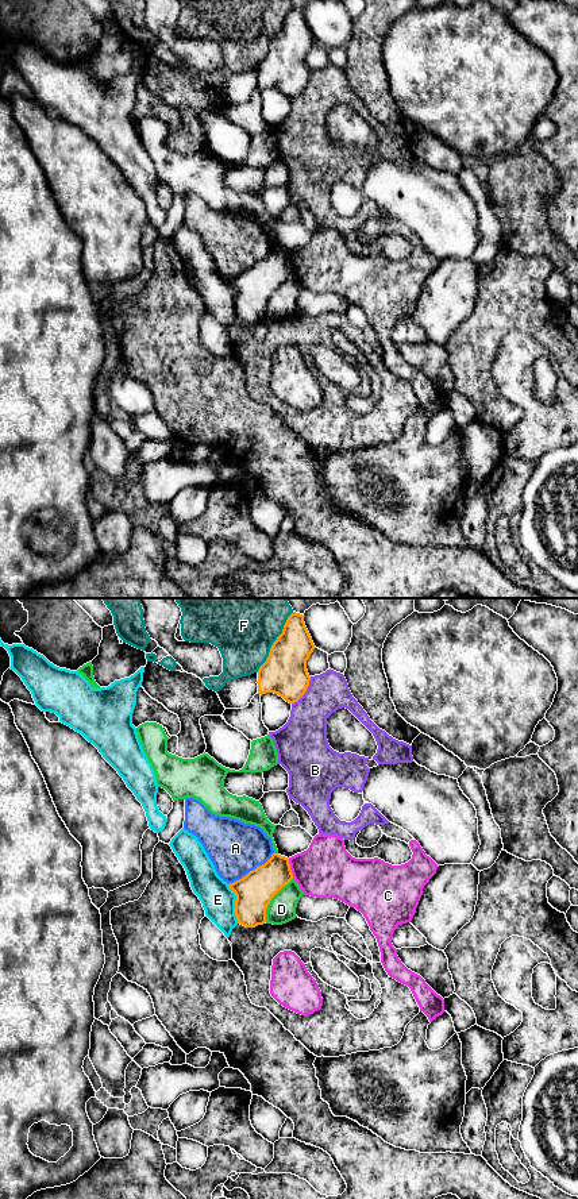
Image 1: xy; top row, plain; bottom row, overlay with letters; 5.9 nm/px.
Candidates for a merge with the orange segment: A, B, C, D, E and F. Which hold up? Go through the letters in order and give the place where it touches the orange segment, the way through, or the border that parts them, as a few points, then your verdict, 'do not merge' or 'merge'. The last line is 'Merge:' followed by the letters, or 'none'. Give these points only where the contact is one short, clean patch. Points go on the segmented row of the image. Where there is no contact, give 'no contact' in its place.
A: xy (253, 870) | do not merge
B: xy (305, 690) | do not merge
C: xy (289, 868) | along xy (288, 859), (293, 876) | do not merge
D: xy (270, 899) | do not merge
E: xy (235, 903) | do not merge
F: xy (274, 642) | do not merge
Merge: none

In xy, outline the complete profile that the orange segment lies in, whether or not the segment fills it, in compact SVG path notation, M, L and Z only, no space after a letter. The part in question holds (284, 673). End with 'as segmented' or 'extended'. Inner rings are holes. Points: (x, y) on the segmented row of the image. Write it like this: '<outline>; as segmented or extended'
M293 612L258 670L258 694L274 693L297 702L309 686L307 660L315 648L304 616Z; as segmented

